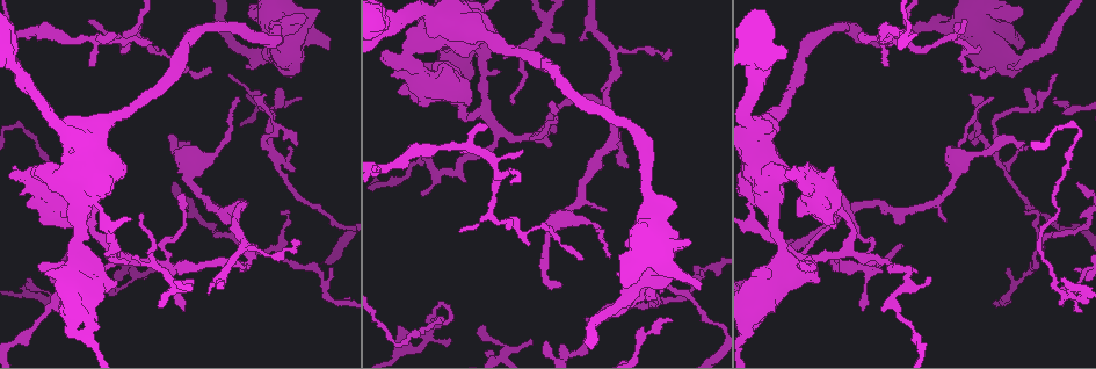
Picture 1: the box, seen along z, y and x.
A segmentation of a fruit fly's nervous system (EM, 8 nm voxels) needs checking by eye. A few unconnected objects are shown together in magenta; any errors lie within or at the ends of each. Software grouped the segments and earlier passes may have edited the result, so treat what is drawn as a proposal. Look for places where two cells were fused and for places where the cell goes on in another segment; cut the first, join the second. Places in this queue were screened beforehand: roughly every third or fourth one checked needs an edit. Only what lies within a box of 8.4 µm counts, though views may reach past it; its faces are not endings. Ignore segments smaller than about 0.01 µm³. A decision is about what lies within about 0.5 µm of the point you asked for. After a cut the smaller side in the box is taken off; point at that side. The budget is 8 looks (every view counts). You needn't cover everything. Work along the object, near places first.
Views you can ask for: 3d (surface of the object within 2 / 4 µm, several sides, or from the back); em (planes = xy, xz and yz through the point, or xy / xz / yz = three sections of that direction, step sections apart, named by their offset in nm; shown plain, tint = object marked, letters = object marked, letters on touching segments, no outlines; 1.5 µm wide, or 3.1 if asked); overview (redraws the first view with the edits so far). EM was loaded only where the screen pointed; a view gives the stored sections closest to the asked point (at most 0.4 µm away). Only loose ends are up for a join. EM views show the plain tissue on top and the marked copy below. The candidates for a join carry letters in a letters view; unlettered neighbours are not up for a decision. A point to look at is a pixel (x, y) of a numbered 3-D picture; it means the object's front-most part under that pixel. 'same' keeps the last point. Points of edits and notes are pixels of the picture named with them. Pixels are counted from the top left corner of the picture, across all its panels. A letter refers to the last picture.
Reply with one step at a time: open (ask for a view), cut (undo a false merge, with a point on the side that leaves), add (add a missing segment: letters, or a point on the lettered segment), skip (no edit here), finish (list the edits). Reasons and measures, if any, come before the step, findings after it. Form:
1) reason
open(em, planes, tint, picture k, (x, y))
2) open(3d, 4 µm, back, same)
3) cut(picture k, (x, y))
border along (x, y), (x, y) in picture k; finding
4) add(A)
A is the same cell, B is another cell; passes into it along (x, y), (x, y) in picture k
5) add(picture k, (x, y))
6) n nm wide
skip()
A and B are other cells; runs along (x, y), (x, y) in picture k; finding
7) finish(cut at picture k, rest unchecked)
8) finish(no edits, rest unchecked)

free end
open(em, planes, letters, picture 1, (670, 49))

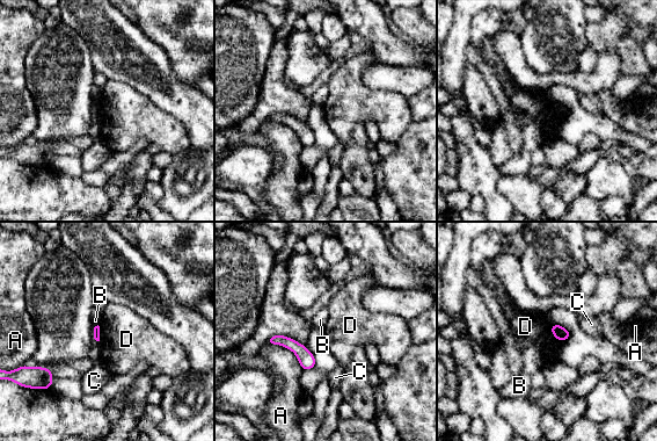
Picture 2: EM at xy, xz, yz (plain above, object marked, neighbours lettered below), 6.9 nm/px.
A touches over 320 nm
skip()
A, B, C and D are other cells; no lettered segment goes on from it

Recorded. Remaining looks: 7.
abrupt turn
open(3d, 4 µm, picture 1, (178, 289))

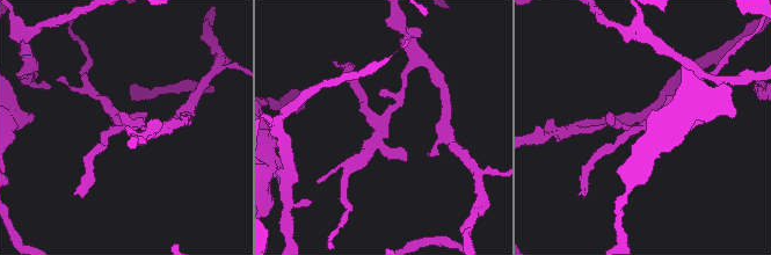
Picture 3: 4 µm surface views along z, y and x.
need the tissue
open(em, planes, letters, picture 3, (379, 131))

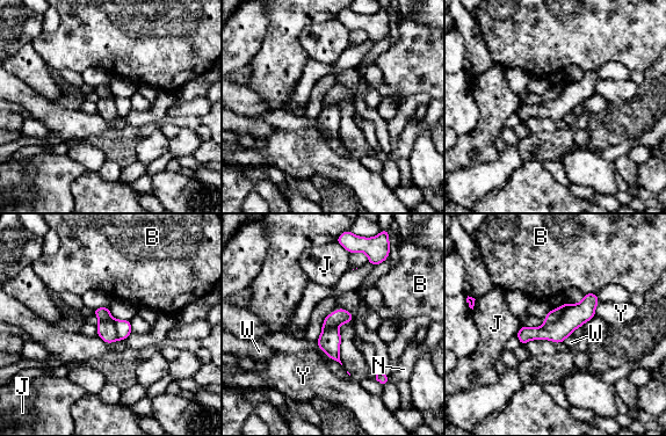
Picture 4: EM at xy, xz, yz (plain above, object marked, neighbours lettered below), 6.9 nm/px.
cut(picture 4, (106, 329))
B, J, N, W and Y are other cells; the part that leaves runs along (594, 297), (557, 332), (521, 338) in picture 4; a second cell is stuck on

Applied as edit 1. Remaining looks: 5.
open(overview)

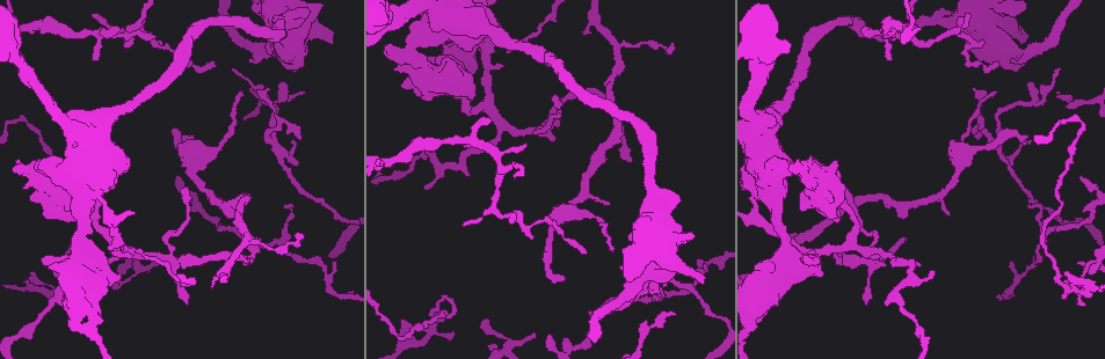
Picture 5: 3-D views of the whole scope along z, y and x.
an open end
open(em, planes, letters, picture 5, (1066, 275))

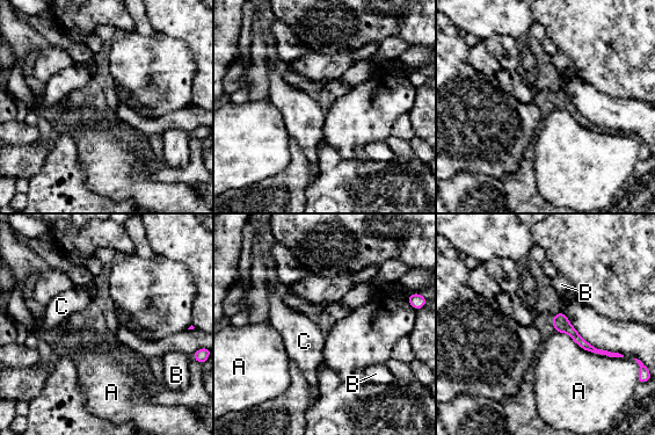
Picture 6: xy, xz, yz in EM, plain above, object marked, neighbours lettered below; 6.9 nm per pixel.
110 nm wide; A touches over 500 nm
skip()
A, B and C are other cells; none of them fits

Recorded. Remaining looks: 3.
finish(cut at picture 4, rest unchecked)

